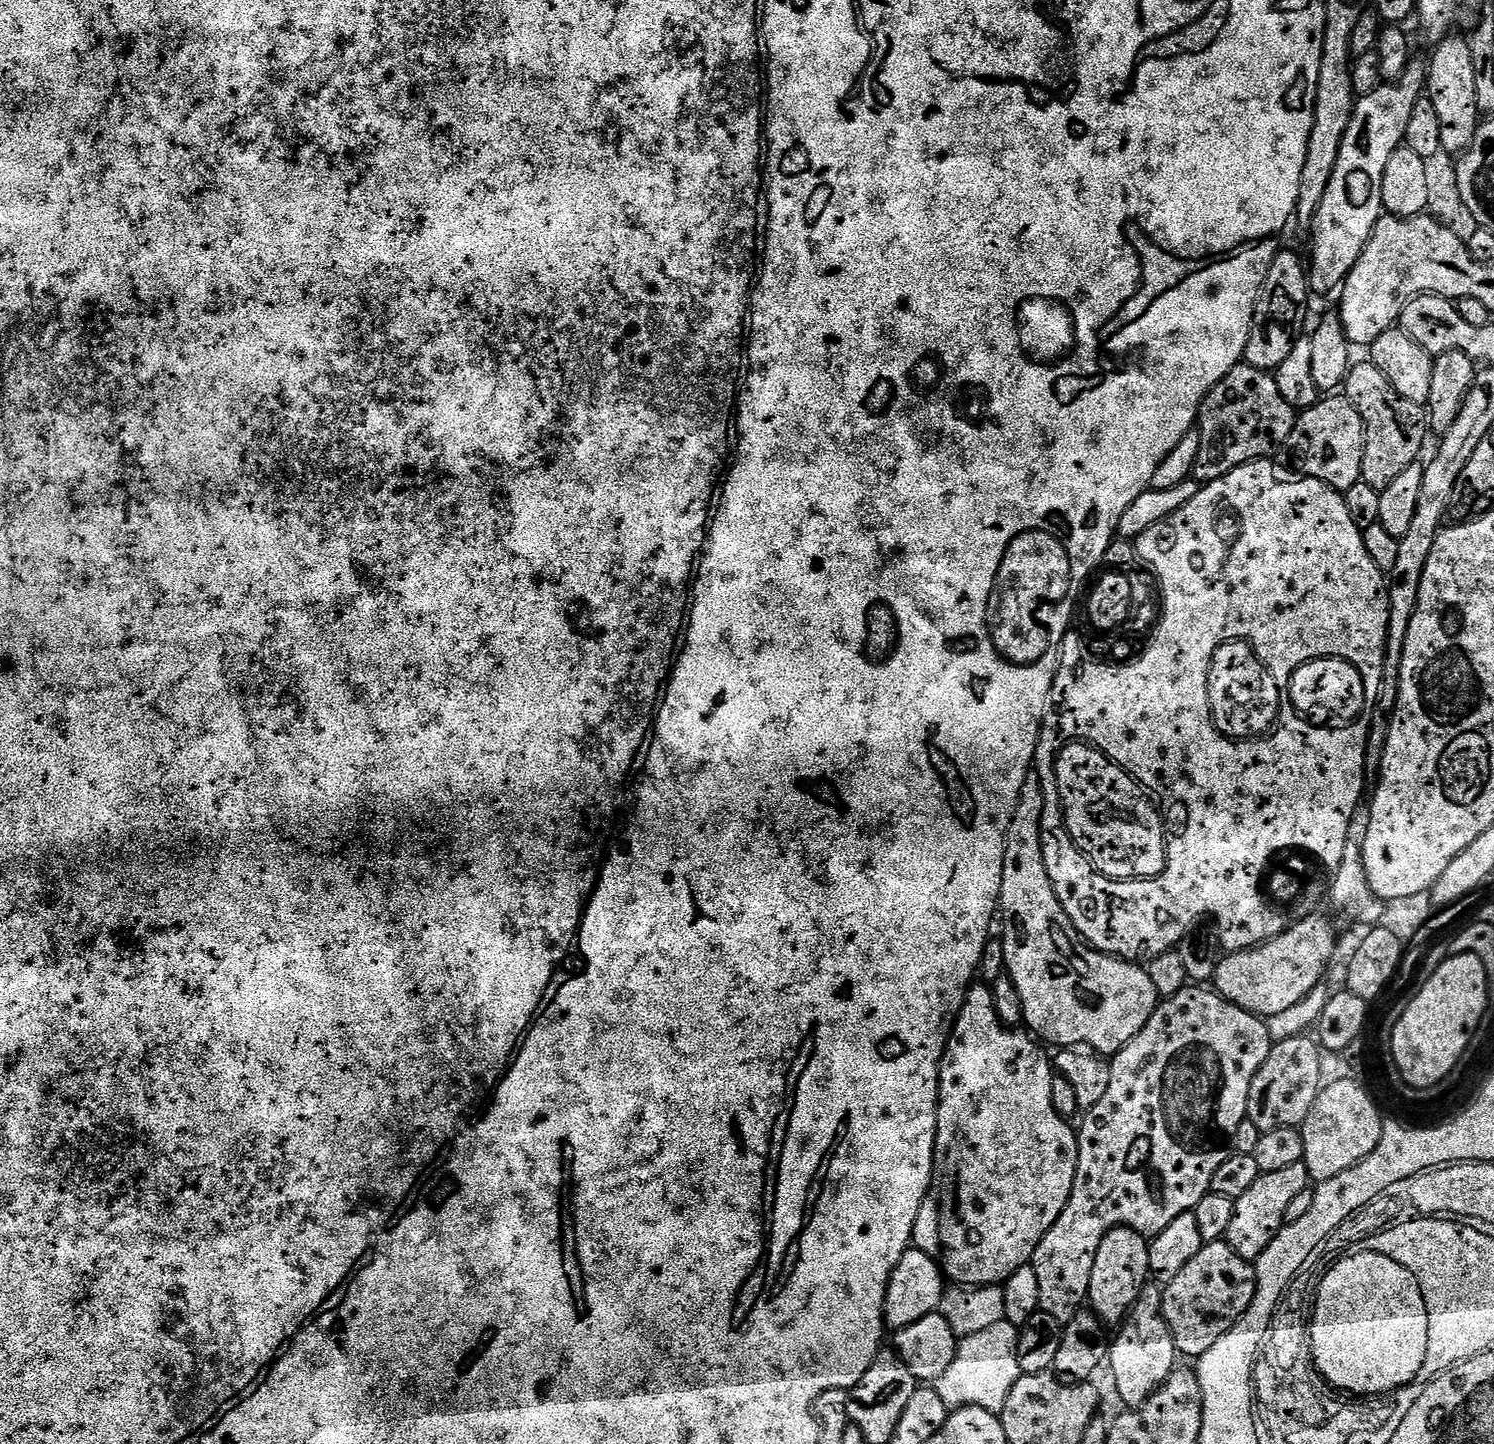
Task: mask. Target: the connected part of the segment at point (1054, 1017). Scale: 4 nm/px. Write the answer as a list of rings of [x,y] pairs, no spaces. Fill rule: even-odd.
[[[1035,771],[1026,774],[1026,782],[1022,786],[1008,827],[1008,836],[1004,840],[1004,869],[998,901],[998,920],[999,923],[1000,920],[1004,923],[1002,943],[1006,975],[1012,979],[1018,990],[1018,998],[1022,998],[1024,1024],[1041,1041],[1049,1040],[1052,1044],[1060,1044],[1056,1046],[1064,1050],[1083,1046],[1101,1057],[1111,1058],[1128,1045],[1130,1038],[1140,1033],[1142,1026],[1146,1026],[1146,1022],[1154,1014],[1158,1003],[1156,987],[1154,982],[1150,982],[1147,967],[1132,964],[1129,960],[1119,960],[1117,956],[1107,956],[1074,935],[1070,918],[1064,913],[1064,907],[1054,894],[1054,886],[1046,874],[1042,858],[1040,823],[1046,814],[1046,808],[1044,792],[1040,789],[1040,780],[1036,775]]]

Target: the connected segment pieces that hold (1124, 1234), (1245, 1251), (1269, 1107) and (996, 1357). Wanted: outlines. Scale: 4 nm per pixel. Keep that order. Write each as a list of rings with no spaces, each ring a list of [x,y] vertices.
[[[1115,1228],[1106,1234],[1106,1238],[1102,1238],[1102,1246],[1098,1246],[1094,1270],[1090,1274],[1087,1299],[1091,1311],[1101,1322],[1108,1326],[1119,1325],[1132,1311],[1138,1294],[1149,1283],[1149,1266],[1148,1240],[1141,1232],[1133,1228]]]
[[[1303,1164],[1286,1166],[1282,1170],[1270,1170],[1260,1173],[1259,1178],[1246,1190],[1246,1194],[1235,1197],[1234,1218],[1230,1218],[1230,1230],[1226,1242],[1244,1260],[1255,1262],[1274,1242],[1274,1238],[1284,1229],[1286,1209],[1297,1194],[1310,1187],[1308,1171]]]
[[[1311,1035],[1295,1036],[1275,1041],[1250,1086],[1248,1119],[1260,1133],[1279,1128],[1299,1128],[1320,1093],[1320,1056],[1322,1049]]]
[[[1003,1320],[979,1334],[963,1337],[957,1343],[954,1362],[950,1362],[946,1374],[934,1382],[937,1394],[942,1397],[942,1402],[946,1402],[949,1410],[981,1408],[998,1414],[1002,1406],[1006,1406],[1006,1398],[1022,1374],[1018,1366],[1019,1337],[1019,1327],[1009,1320]]]

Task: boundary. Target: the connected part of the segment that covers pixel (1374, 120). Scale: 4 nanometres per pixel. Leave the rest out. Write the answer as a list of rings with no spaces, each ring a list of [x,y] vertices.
[[[1413,58],[1408,61],[1399,80],[1381,83],[1370,94],[1357,99],[1350,126],[1346,126],[1342,150],[1338,154],[1338,166],[1334,166],[1330,186],[1326,186],[1326,194],[1310,225],[1312,264],[1310,260],[1307,280],[1313,293],[1335,293],[1358,262],[1374,226],[1384,212],[1382,174],[1386,174],[1386,162],[1390,154],[1394,154],[1394,150],[1404,144],[1410,114],[1422,99],[1425,88],[1425,61]]]

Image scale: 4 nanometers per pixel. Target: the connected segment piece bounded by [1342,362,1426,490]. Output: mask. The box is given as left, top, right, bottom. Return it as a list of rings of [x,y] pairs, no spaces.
[[[1370,362],[1353,363],[1348,369],[1348,377],[1344,379],[1342,392],[1356,407],[1364,423],[1366,446],[1360,478],[1382,490],[1390,486],[1390,482],[1394,482],[1394,478],[1398,478],[1406,466],[1419,461],[1426,435],[1425,409],[1414,402],[1406,402],[1406,398],[1402,398],[1402,394],[1390,386],[1386,374],[1382,374],[1382,370]]]

